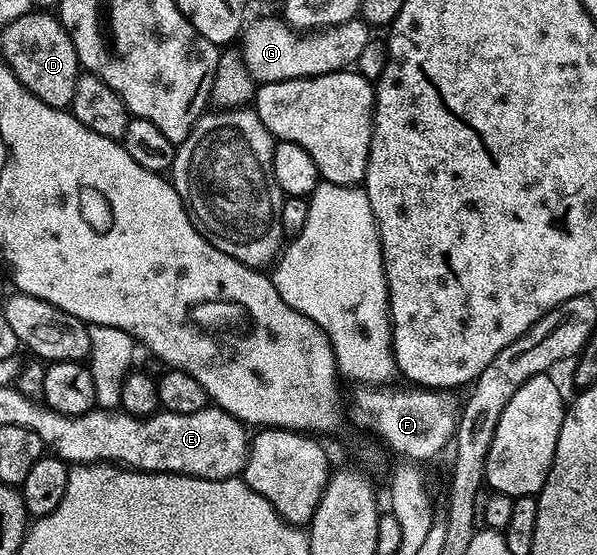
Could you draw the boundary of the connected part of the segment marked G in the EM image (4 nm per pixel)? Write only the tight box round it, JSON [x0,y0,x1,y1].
[240,16,372,85]

